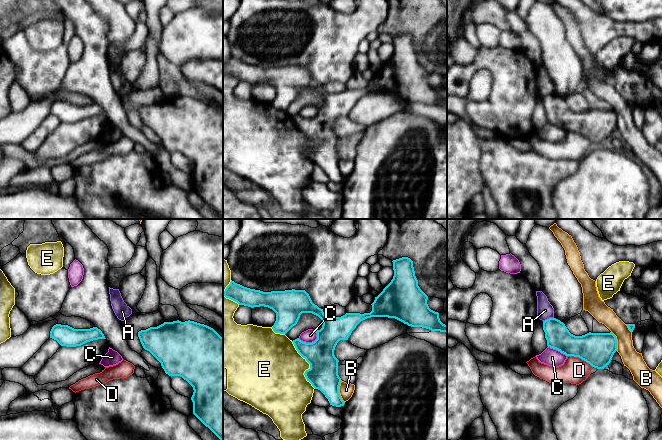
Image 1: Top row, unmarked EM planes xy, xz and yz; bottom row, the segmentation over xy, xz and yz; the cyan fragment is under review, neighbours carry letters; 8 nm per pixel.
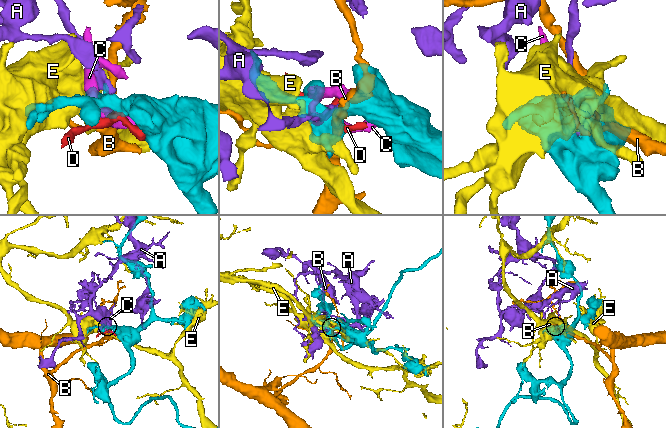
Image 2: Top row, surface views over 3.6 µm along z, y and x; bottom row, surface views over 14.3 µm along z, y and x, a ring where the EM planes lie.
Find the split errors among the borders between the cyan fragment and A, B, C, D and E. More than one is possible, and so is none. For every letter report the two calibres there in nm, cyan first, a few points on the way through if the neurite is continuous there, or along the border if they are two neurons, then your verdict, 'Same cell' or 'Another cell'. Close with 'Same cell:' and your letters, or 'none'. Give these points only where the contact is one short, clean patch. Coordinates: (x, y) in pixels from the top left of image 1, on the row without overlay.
A: Thickness 200 nm (cyan) against 140 nm. Boundary: yz (553, 93), (543, 97). Another cell
B: Thickness 240 nm (cyan) against 120 nm. Boundary: xz (341, 156), (339, 171), (344, 178). Another cell
C: Thickness 220 nm (cyan) against 110 nm. Another cell
D: Thickness 260 nm (cyan) against 200 nm. Another cell
E: Thickness 240 nm (cyan) against 400 nm. Another cell
Same cell: none

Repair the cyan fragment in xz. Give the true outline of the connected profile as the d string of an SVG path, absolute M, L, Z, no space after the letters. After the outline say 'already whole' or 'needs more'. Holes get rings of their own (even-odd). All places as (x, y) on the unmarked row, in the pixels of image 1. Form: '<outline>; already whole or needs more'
M402 33L393 36L394 52L391 58L383 67L375 73L370 89L346 89L341 93L327 93L323 85L315 81L309 70L305 66L285 66L263 68L260 66L250 65L231 56L230 60L224 67L224 72L239 81L254 83L268 83L276 89L276 97L272 102L275 109L286 110L295 102L302 89L312 89L318 92L322 98L322 104L315 106L317 115L312 119L306 119L299 114L293 116L293 120L298 129L310 140L310 144L305 147L304 151L315 165L320 166L328 175L330 181L341 183L345 178L339 169L341 154L338 151L339 136L334 131L334 126L340 116L348 116L352 107L363 96L371 93L388 93L395 94L411 103L422 103L431 107L447 108L447 101L440 97L439 89L431 86L427 80L428 72L418 62L418 56L415 52L413 37L408 33Z; already whole

